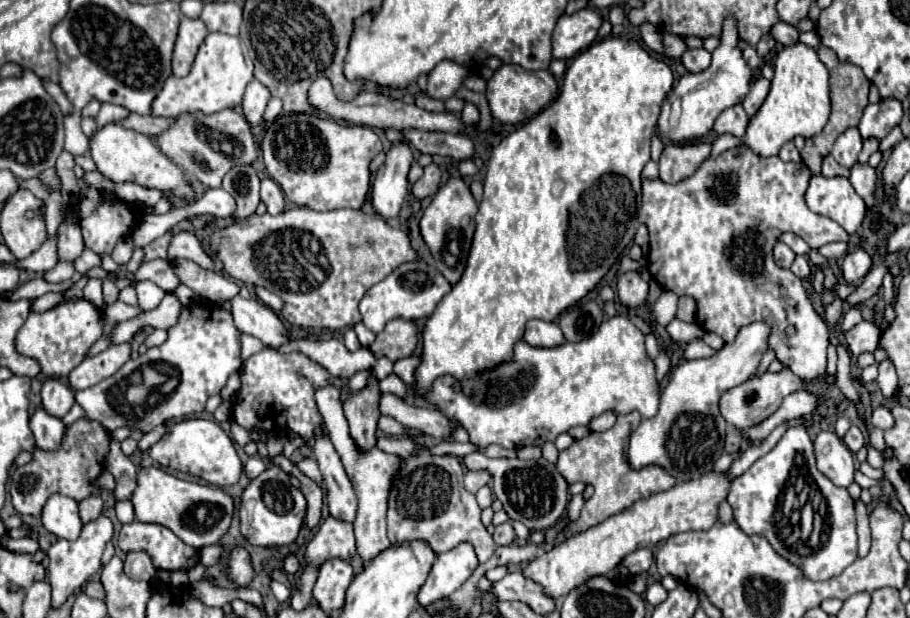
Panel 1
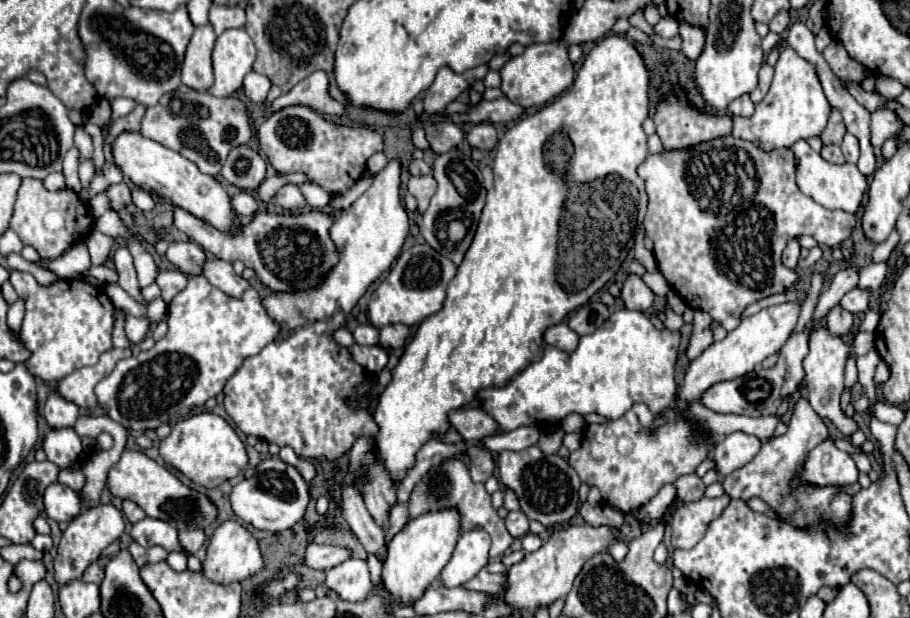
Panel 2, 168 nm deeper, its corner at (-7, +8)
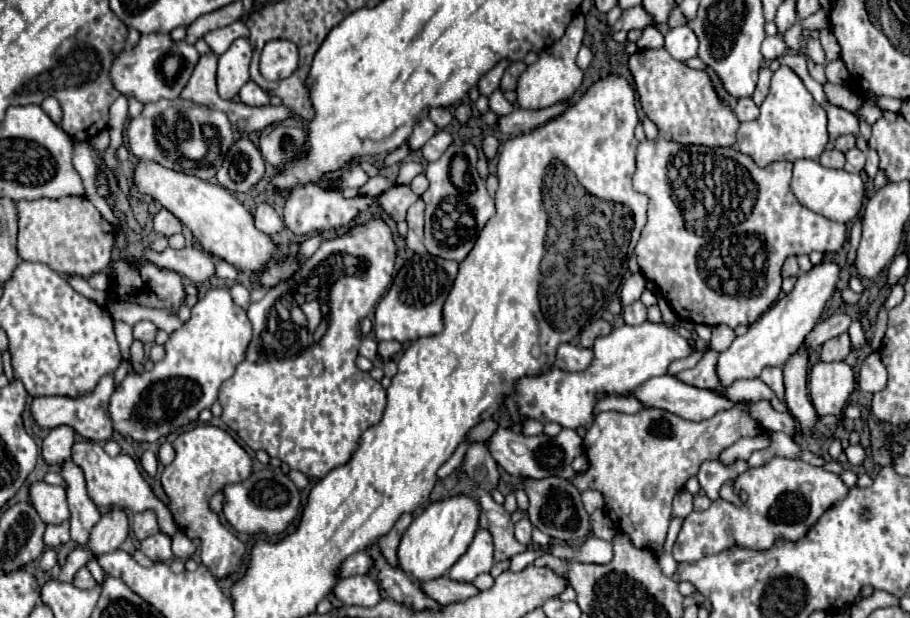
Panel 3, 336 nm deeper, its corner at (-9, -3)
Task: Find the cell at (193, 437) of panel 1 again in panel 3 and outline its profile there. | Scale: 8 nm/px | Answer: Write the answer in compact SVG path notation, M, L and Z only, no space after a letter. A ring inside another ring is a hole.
M204 424L188 432L182 432L174 440L176 458L162 472L162 486L170 498L170 510L188 538L202 542L202 564L212 572L216 580L222 580L238 572L246 554L246 544L240 542L228 528L220 524L218 514L208 506L212 494L228 484L244 482L252 472L252 460L246 450L222 428Z

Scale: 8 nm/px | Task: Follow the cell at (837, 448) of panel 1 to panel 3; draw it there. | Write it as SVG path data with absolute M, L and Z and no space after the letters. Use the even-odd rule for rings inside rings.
M772 458L768 464L748 468L744 474L740 474L740 486L748 494L742 508L734 504L720 504L718 498L708 510L692 512L684 518L674 544L676 562L698 562L708 554L724 552L732 542L766 550L778 538L800 540L832 504L844 500L844 496L850 492L838 474L808 464L800 458Z

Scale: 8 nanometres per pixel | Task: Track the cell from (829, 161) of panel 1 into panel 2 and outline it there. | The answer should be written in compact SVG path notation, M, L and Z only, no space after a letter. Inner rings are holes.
M824 145L822 147L822 157L830 163L836 163L836 165L844 163L844 157L842 157L842 151L840 151L838 145Z

